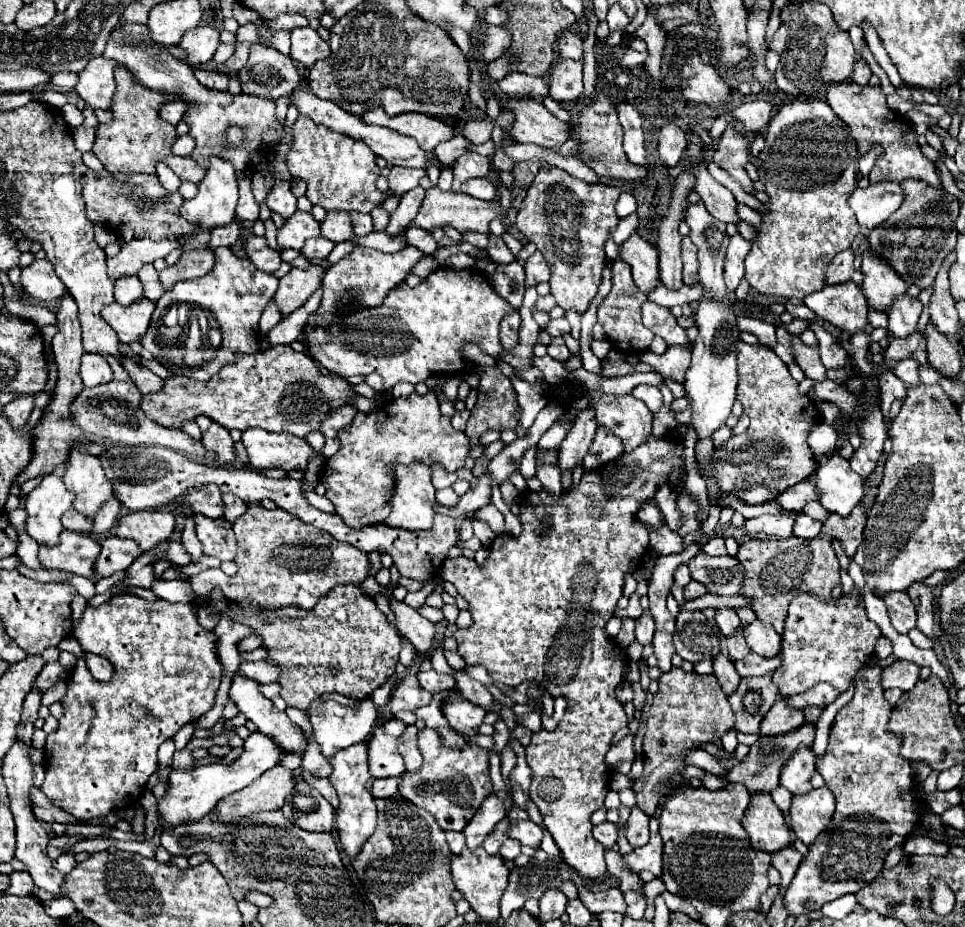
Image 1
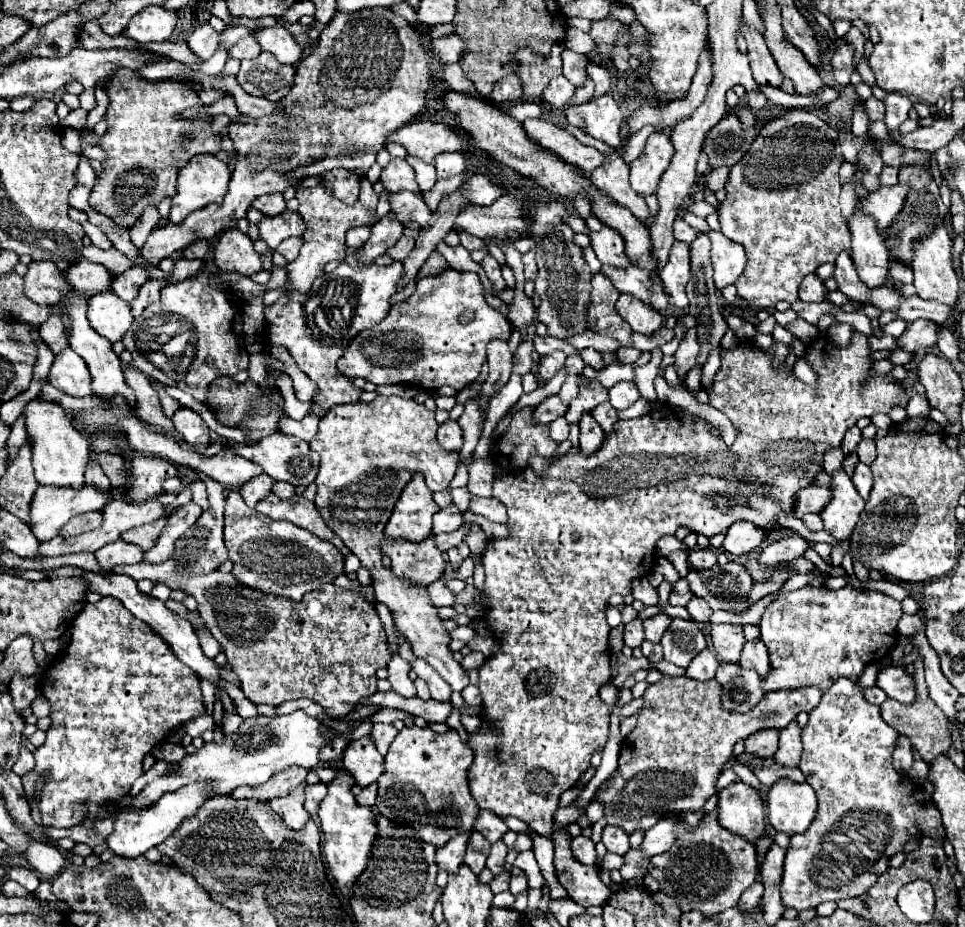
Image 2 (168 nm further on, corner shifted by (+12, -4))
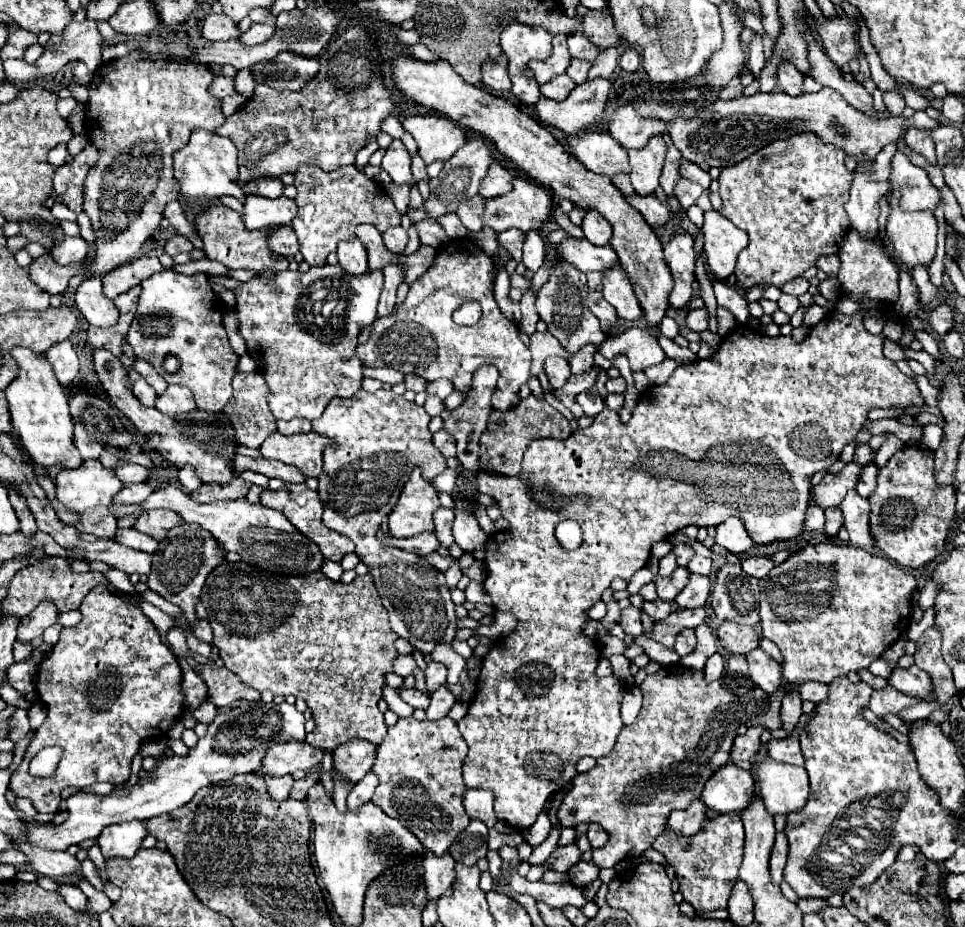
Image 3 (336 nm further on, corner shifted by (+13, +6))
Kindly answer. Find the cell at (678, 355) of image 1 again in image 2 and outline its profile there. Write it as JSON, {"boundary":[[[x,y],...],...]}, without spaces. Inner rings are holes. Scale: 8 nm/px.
{"boundary":[[[690,328],[686,336],[680,340],[680,346],[674,354],[674,368],[678,376],[684,380],[686,374],[690,372],[692,366],[696,366],[696,356],[698,356],[698,340],[696,340],[696,328]]]}

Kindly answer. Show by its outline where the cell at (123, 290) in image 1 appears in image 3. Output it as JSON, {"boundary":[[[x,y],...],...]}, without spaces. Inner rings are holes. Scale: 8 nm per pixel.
{"boundary":[[[65,236],[59,244],[55,244],[49,254],[57,264],[81,262],[87,254],[87,242],[81,236]]]}

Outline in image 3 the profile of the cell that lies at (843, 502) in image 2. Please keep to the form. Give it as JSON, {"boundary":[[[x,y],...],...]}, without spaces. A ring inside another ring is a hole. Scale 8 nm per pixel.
{"boundary":[[[855,490],[847,492],[845,500],[841,502],[841,510],[843,510],[843,526],[851,536],[851,544],[861,548],[875,546],[875,538],[869,530],[869,514],[871,514],[869,500],[861,498]]]}

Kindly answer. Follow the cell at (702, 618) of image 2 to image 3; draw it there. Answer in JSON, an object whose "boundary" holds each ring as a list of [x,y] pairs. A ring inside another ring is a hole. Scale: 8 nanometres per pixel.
{"boundary":[[[691,574],[685,588],[675,596],[675,604],[681,608],[703,608],[711,596],[711,580],[707,576]]]}

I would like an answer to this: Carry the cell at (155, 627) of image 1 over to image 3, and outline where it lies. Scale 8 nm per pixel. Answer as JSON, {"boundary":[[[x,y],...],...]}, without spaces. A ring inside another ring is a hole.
{"boundary":[[[93,588],[79,606],[81,622],[73,628],[63,628],[59,642],[47,660],[37,670],[37,692],[47,708],[47,718],[41,728],[33,732],[27,752],[21,764],[11,776],[15,794],[29,798],[37,812],[55,814],[61,802],[61,790],[67,786],[85,788],[95,782],[123,784],[131,778],[131,760],[137,754],[145,738],[161,738],[183,716],[183,698],[179,694],[181,668],[177,658],[167,646],[161,646],[159,632],[143,610],[119,596],[113,596],[107,588]],[[45,746],[63,748],[63,758],[57,770],[49,778],[29,774],[31,758]]]}

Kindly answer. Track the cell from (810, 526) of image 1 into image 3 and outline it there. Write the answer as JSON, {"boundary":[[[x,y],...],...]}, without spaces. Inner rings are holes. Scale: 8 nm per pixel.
{"boundary":[[[751,556],[751,558],[741,560],[743,572],[745,572],[747,576],[753,576],[753,578],[765,578],[773,566],[775,566],[775,564],[773,564],[771,558],[767,558],[767,556]]]}

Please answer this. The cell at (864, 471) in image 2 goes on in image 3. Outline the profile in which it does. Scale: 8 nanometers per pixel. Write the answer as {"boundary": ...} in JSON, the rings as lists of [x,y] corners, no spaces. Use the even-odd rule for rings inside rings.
{"boundary":[[[875,464],[863,466],[861,480],[859,480],[859,484],[857,484],[855,490],[857,490],[863,498],[869,498],[869,496],[875,492],[875,486],[877,486],[877,466],[875,466]]]}

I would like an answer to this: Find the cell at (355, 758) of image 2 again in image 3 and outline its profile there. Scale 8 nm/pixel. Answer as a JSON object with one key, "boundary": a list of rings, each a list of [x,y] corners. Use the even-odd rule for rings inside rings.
{"boundary":[[[349,740],[337,750],[333,750],[333,770],[343,780],[349,780],[357,784],[369,770],[375,760],[377,748],[371,744],[365,744],[363,740]]]}

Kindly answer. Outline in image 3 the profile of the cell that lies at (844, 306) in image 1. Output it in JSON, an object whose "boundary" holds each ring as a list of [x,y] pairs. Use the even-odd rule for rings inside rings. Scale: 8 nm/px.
{"boundary":[[[781,294],[781,298],[777,300],[777,306],[779,306],[779,310],[783,310],[785,314],[791,316],[791,314],[799,308],[799,300],[793,298],[793,296],[785,296],[785,294]]]}

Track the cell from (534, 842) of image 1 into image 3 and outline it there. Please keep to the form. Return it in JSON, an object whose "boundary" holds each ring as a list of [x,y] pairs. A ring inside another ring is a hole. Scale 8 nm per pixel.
{"boundary":[[[467,788],[463,796],[463,806],[471,818],[477,818],[483,824],[487,824],[487,828],[493,828],[497,822],[493,812],[493,800],[495,800],[495,794],[491,790]]]}

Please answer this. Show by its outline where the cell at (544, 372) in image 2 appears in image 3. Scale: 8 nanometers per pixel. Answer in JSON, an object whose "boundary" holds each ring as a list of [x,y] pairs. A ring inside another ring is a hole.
{"boundary":[[[551,356],[545,362],[545,374],[549,378],[549,384],[555,390],[559,390],[565,384],[565,380],[569,378],[569,374],[571,374],[569,372],[569,362],[565,358],[561,358],[561,356]]]}

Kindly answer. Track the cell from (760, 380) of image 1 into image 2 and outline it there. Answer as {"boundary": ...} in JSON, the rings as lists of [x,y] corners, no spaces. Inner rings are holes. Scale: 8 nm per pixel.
{"boundary":[[[854,332],[852,334],[852,342],[848,348],[836,348],[832,346],[828,340],[818,338],[810,344],[808,350],[810,356],[810,364],[818,376],[818,386],[806,386],[802,384],[794,374],[790,374],[786,368],[774,370],[770,364],[770,356],[764,354],[762,350],[756,350],[754,344],[750,342],[740,342],[736,348],[732,350],[722,350],[720,358],[722,358],[722,366],[716,372],[714,378],[714,390],[710,392],[710,404],[718,410],[722,410],[732,424],[740,430],[736,442],[730,446],[726,446],[722,442],[722,438],[712,436],[704,422],[698,422],[692,414],[686,418],[678,418],[674,416],[674,412],[662,412],[662,410],[652,410],[652,414],[640,416],[640,418],[632,418],[632,420],[618,420],[618,426],[614,428],[614,436],[606,438],[606,444],[602,444],[602,450],[598,450],[598,454],[592,456],[582,456],[582,454],[566,454],[562,458],[552,458],[552,464],[548,468],[548,472],[544,476],[534,474],[530,468],[526,468],[520,476],[512,476],[506,474],[504,478],[496,478],[494,482],[494,498],[498,498],[506,508],[508,508],[508,538],[500,538],[500,540],[490,540],[484,554],[482,554],[482,564],[486,568],[486,580],[484,580],[484,590],[482,590],[482,598],[488,602],[488,606],[482,608],[482,618],[484,622],[492,628],[492,636],[498,640],[500,648],[496,654],[492,654],[490,658],[484,660],[482,668],[480,668],[480,682],[478,688],[482,692],[482,724],[480,730],[476,734],[470,734],[470,748],[474,750],[474,762],[468,770],[468,782],[470,782],[470,792],[474,796],[474,800],[478,802],[480,808],[488,808],[498,816],[516,816],[524,822],[528,822],[532,826],[534,832],[538,832],[540,836],[548,836],[554,840],[554,848],[556,848],[556,856],[554,856],[554,866],[556,866],[556,876],[560,880],[560,884],[568,890],[570,898],[574,902],[578,902],[580,906],[592,906],[592,904],[606,904],[606,900],[610,898],[610,888],[600,880],[598,876],[598,866],[586,866],[582,862],[578,862],[572,854],[570,842],[572,836],[568,832],[566,826],[556,826],[554,824],[554,816],[560,804],[560,794],[568,788],[572,788],[578,778],[582,776],[584,770],[588,770],[590,766],[590,756],[594,750],[602,748],[608,740],[610,734],[610,712],[608,706],[600,700],[598,690],[602,684],[610,682],[612,678],[612,668],[610,668],[610,654],[608,654],[608,632],[610,626],[606,622],[606,606],[608,606],[608,598],[612,594],[630,594],[630,584],[634,578],[646,576],[652,570],[654,564],[654,546],[656,540],[666,536],[666,534],[674,534],[680,526],[690,528],[696,534],[706,534],[706,536],[714,536],[718,534],[722,528],[728,528],[728,524],[734,524],[738,520],[748,520],[756,526],[762,526],[764,530],[772,530],[776,524],[776,514],[780,512],[792,512],[794,506],[794,494],[804,488],[810,486],[816,478],[816,474],[822,468],[822,454],[828,448],[840,446],[844,432],[854,426],[858,422],[858,418],[862,416],[872,416],[874,412],[884,412],[888,414],[890,408],[894,404],[906,406],[908,396],[906,392],[892,382],[888,376],[876,376],[870,378],[868,370],[872,366],[872,358],[870,358],[870,350],[868,350],[868,340],[864,334]],[[868,378],[866,386],[860,386],[860,382]],[[696,420],[696,422],[694,422]],[[574,534],[578,534],[578,540],[574,540]]]}

